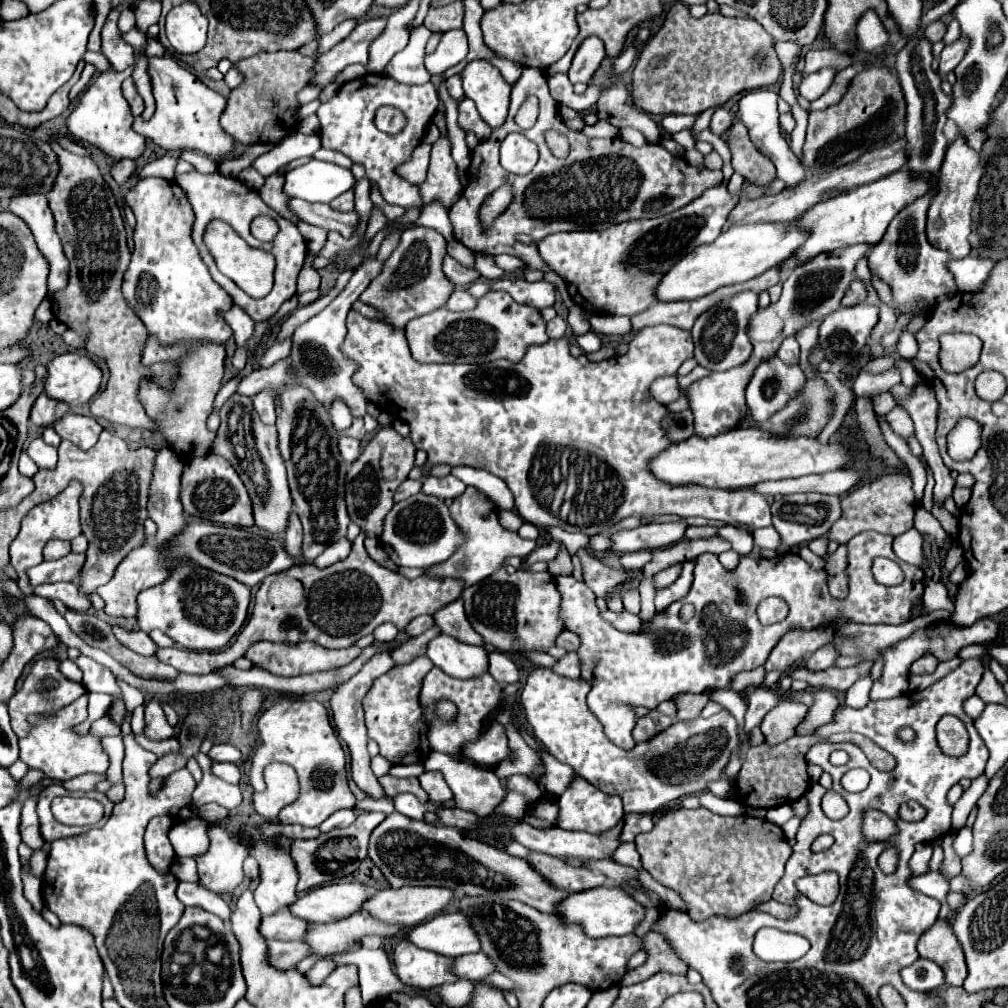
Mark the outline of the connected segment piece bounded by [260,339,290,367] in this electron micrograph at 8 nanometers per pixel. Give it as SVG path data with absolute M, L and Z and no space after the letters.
M286 339L286 341L282 341L282 343L276 343L276 345L270 345L270 347L266 349L266 353L262 355L260 365L262 365L262 367L272 367L276 361L280 361L280 359L284 359L284 357L288 357L288 355L290 355L290 339Z

